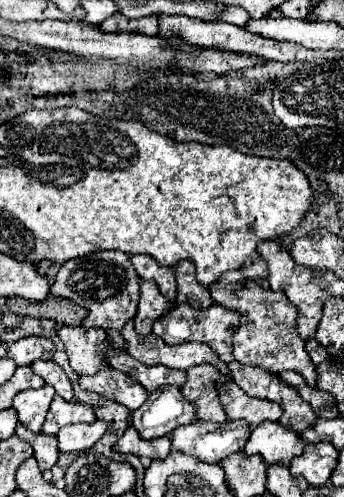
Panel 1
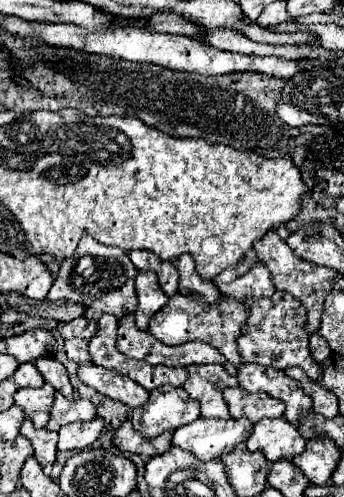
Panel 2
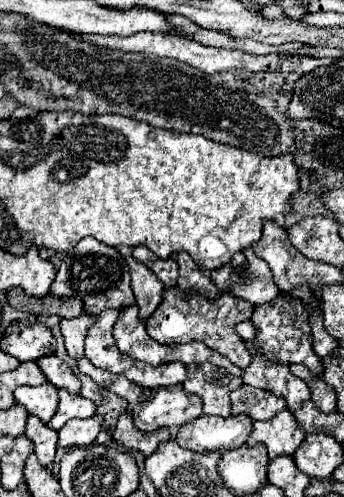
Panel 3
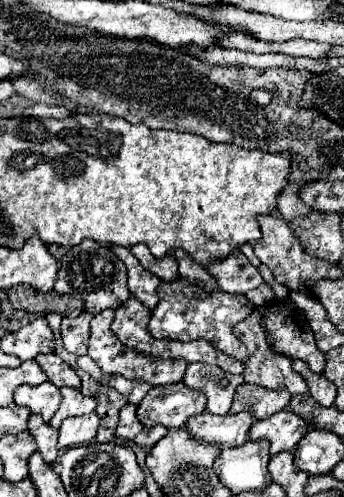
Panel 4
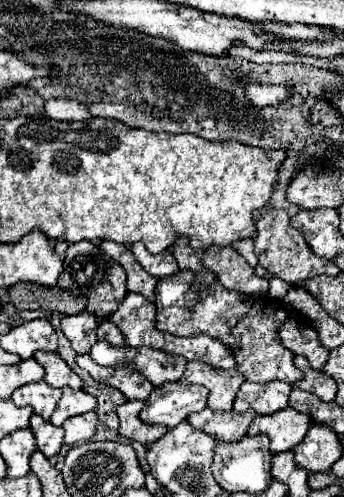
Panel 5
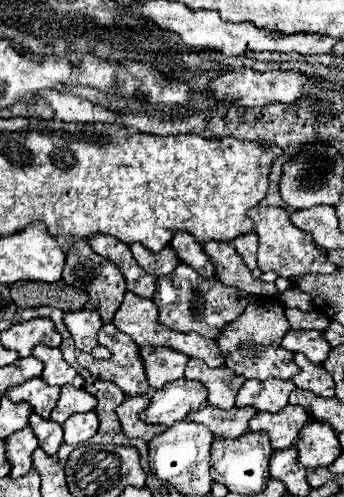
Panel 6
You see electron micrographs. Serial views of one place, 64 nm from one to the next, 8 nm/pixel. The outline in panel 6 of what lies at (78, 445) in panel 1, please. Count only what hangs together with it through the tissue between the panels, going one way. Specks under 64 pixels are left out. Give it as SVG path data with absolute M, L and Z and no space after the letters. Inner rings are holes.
M94 410L84 414L72 414L64 424L64 442L80 446L98 432L98 416Z

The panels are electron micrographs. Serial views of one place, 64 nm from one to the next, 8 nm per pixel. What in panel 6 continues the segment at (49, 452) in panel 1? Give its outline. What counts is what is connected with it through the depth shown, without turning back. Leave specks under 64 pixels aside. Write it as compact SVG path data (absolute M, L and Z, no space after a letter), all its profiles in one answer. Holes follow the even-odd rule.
M30 414L30 422L28 426L34 430L34 434L38 436L40 440L40 448L48 454L48 456L54 456L60 448L60 442L62 442L62 426L52 422L52 420L44 420L42 416L38 414Z

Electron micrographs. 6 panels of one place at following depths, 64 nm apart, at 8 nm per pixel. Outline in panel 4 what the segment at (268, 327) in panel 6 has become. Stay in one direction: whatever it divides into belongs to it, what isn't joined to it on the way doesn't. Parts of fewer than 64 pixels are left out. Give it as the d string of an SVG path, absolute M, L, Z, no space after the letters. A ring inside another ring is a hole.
M258 306L252 310L252 314L242 320L240 324L234 326L234 334L244 342L248 344L248 360L244 362L244 382L248 384L258 384L258 386L264 386L264 388L282 388L286 386L290 390L290 394L306 394L308 388L306 388L306 380L298 374L298 372L292 372L292 358L286 358L286 356L280 356L276 354L270 346L268 346L268 330L264 328L264 314L266 314L266 306Z

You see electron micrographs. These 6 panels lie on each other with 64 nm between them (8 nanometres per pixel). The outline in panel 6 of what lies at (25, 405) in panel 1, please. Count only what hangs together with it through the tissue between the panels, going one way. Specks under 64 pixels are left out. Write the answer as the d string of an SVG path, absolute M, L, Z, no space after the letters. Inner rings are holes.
M40 378L26 380L24 384L8 388L8 392L6 392L6 396L12 402L28 402L32 406L32 410L36 414L40 414L42 418L50 418L50 412L56 406L58 394L60 394L58 386L44 384Z

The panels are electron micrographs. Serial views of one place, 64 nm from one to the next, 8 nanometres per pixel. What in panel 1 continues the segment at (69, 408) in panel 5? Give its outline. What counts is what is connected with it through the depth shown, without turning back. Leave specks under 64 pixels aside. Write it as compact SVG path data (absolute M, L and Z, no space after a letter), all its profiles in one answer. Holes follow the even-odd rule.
M54 396L46 422L42 426L44 434L56 434L62 426L74 424L74 422L94 422L94 408L90 404L80 404L80 402L66 402L62 396Z

